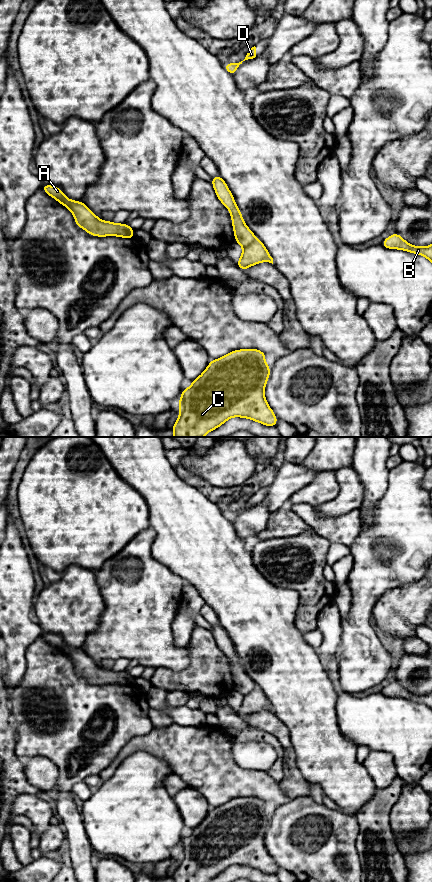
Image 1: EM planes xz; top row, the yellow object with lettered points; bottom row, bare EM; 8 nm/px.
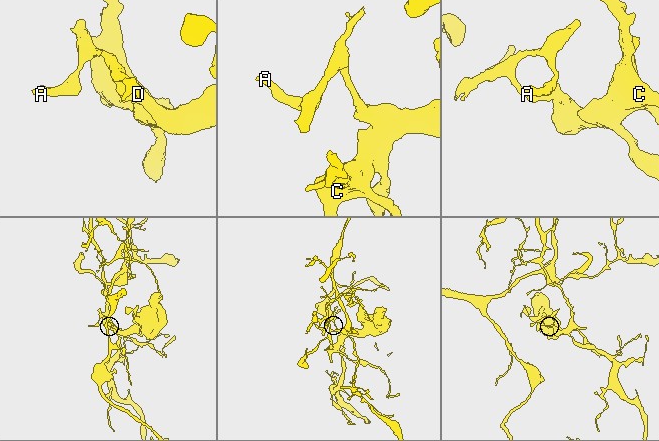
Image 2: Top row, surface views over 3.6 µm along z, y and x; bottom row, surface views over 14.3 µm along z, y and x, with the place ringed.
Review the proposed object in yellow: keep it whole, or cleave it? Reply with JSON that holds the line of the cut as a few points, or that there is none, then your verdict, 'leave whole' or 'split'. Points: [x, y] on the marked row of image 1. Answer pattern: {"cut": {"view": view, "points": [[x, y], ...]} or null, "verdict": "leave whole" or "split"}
{"cut": {"view": "xz", "points": [[256, 238], [243, 247]]}, "verdict": "split"}

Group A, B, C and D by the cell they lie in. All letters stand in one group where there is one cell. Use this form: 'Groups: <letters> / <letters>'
Groups: A D / B C

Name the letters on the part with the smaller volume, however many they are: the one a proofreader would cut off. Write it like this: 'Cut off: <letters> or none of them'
Cut off: A, D

